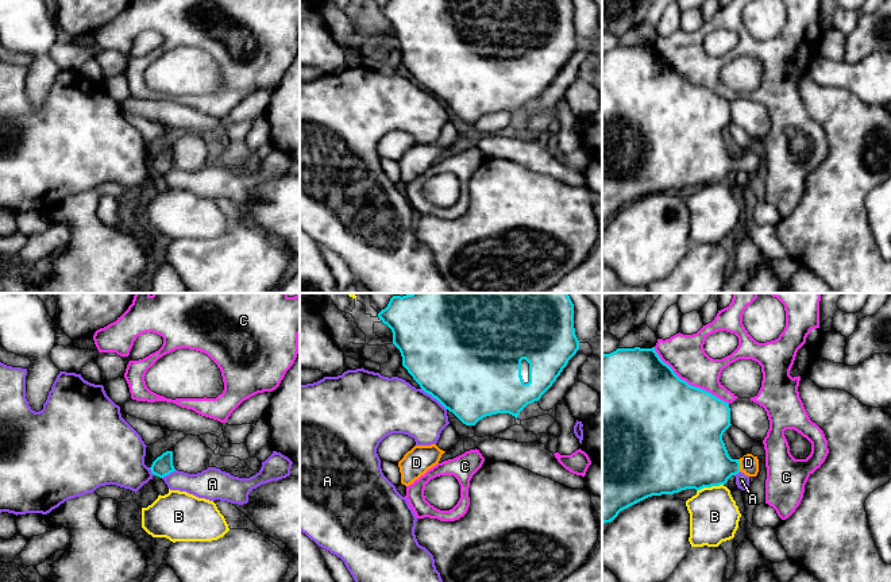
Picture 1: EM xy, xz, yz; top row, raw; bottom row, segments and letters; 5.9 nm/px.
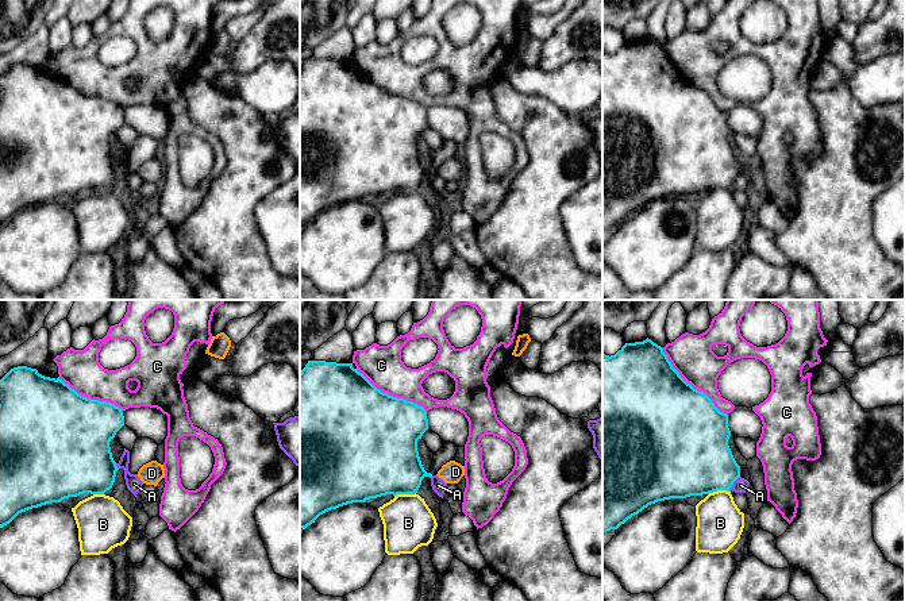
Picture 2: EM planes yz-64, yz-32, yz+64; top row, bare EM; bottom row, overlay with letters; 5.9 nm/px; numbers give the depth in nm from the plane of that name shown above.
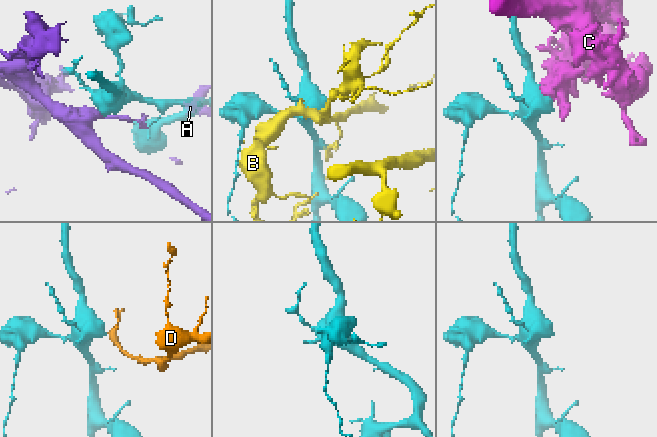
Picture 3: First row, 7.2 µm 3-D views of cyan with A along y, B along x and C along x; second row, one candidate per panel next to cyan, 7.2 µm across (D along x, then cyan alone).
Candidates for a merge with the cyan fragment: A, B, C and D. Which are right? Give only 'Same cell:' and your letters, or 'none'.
Same cell: D

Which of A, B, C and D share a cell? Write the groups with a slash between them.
A / B / C / D

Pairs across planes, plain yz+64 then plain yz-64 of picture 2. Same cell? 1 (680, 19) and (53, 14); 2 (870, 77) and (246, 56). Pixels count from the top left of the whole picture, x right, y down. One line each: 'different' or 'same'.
1: different
2: different

